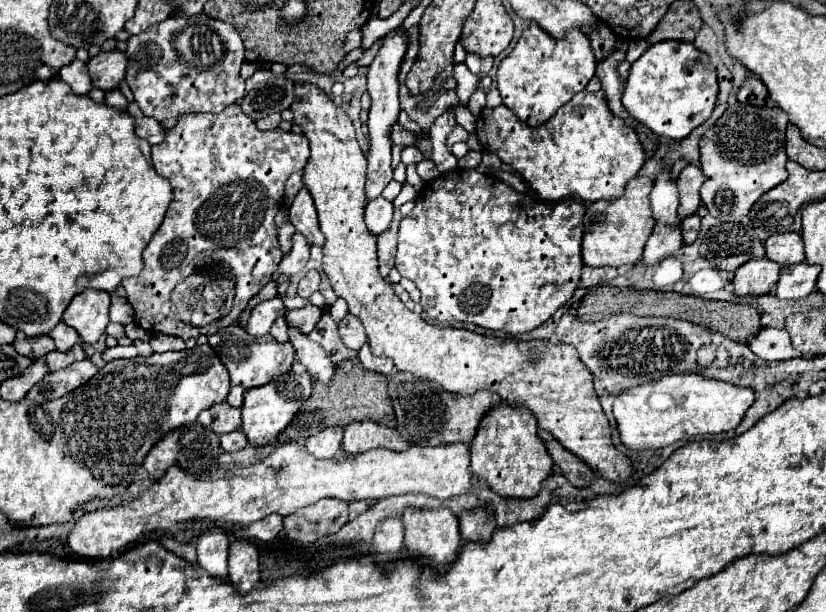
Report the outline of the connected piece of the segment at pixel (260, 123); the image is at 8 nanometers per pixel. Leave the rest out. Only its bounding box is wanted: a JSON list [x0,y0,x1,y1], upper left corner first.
[256,114,282,130]

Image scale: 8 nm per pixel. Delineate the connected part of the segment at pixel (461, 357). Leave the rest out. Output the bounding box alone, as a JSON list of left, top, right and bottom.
[290,82,634,484]

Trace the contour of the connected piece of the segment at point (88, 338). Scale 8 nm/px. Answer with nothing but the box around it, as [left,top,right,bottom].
[64,290,110,342]

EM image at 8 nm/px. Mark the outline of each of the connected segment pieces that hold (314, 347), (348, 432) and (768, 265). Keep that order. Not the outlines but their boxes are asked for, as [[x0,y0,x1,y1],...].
[[288,328,336,384],[342,420,410,454],[732,258,780,296]]

